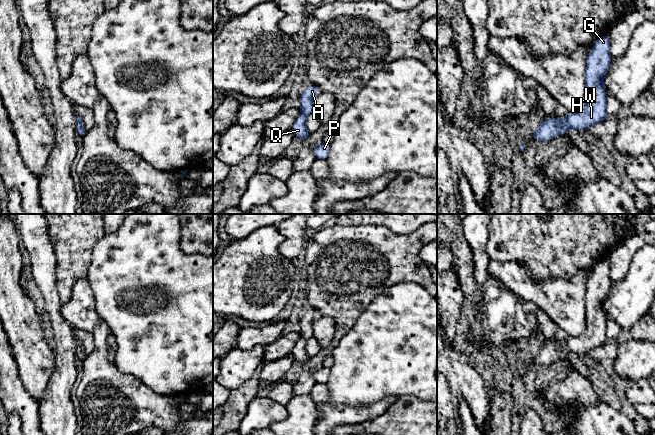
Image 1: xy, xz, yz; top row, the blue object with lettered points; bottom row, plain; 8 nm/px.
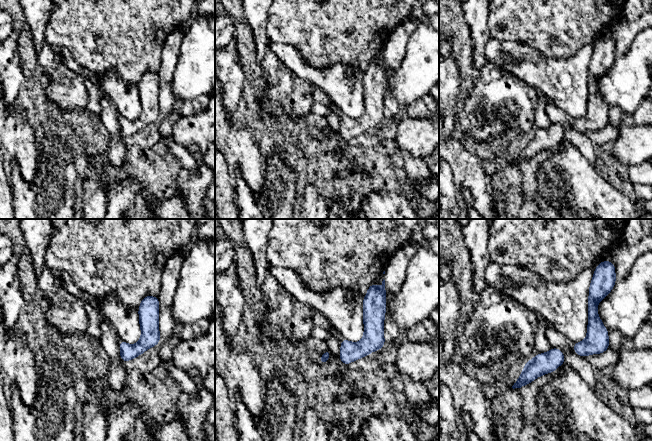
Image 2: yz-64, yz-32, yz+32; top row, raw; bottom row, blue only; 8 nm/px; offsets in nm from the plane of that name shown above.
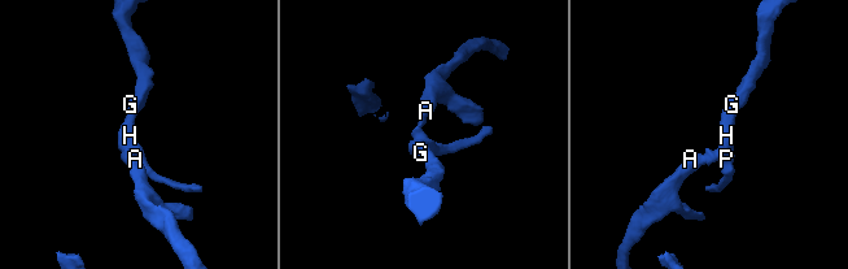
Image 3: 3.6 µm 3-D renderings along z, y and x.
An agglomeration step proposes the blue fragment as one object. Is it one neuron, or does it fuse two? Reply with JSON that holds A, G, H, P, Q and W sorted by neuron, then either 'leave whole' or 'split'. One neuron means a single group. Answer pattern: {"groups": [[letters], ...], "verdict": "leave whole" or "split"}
{"groups": [["A", "G", "H", "P", "Q", "W"]], "verdict": "leave whole"}

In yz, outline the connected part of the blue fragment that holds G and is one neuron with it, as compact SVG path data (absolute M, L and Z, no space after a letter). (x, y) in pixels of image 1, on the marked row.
M608 34L595 40L586 58L585 86L586 105L580 113L567 114L561 120L549 116L536 130L531 132L534 140L549 141L557 135L566 133L570 128L578 131L601 123L607 118L607 96L603 78L610 66L610 39Z

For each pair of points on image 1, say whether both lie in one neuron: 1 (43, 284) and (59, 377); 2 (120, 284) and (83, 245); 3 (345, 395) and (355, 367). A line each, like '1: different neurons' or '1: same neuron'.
1: same neuron
2: different neurons
3: same neuron

